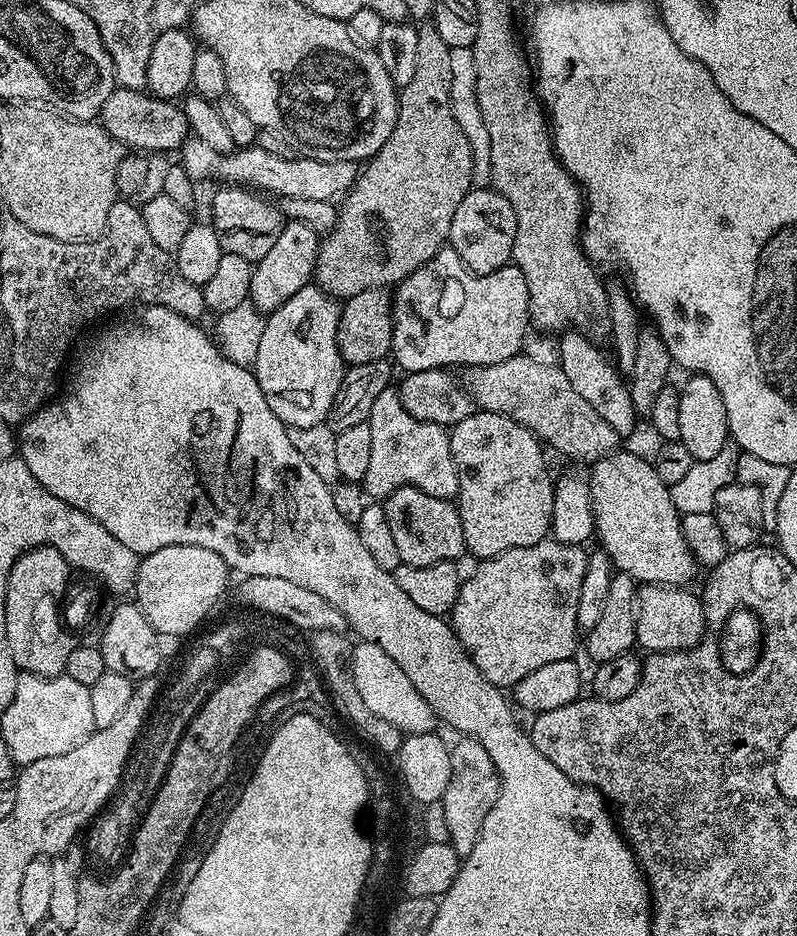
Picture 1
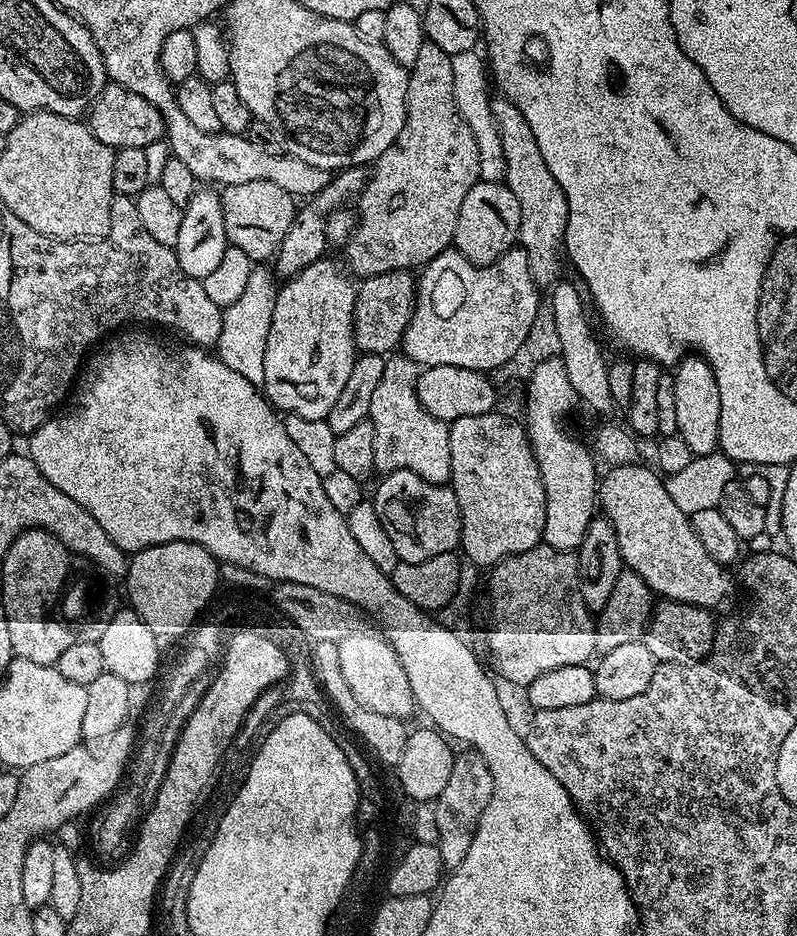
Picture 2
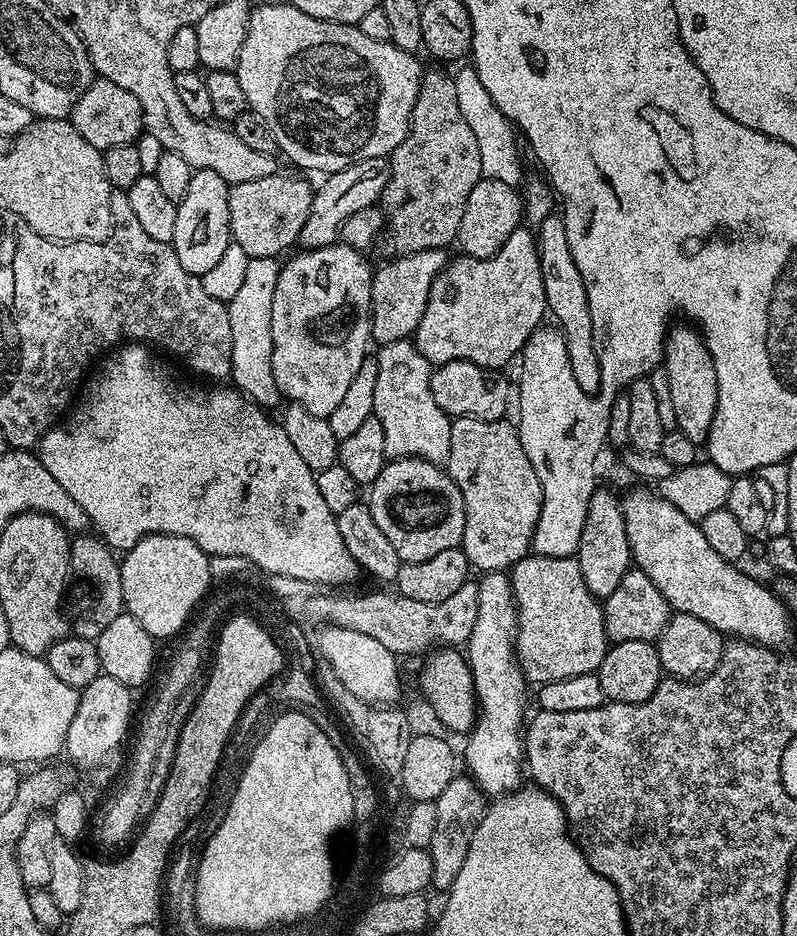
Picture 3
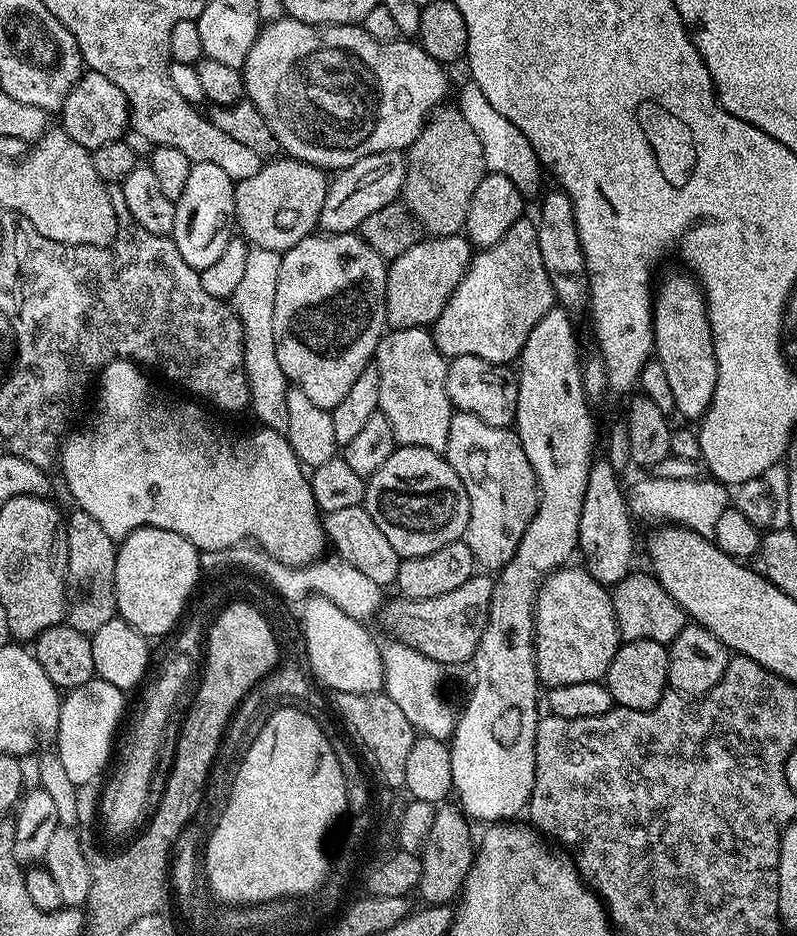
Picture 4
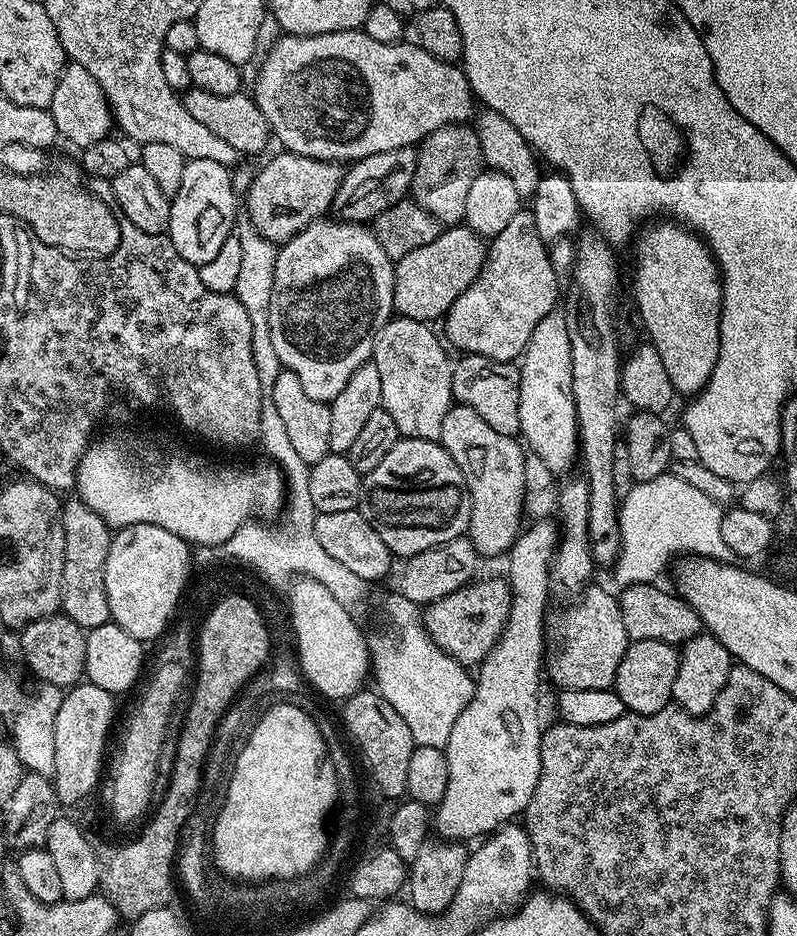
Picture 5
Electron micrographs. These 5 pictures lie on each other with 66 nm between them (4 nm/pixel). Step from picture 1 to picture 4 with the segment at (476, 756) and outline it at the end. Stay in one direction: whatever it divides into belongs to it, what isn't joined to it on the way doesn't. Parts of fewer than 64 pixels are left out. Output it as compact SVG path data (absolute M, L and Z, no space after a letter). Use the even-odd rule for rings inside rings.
M452 802L439 805L434 814L434 826L430 826L430 838L426 838L426 846L420 862L420 882L418 896L421 896L425 905L451 905L459 897L464 879L472 865L474 855L474 836L467 816Z

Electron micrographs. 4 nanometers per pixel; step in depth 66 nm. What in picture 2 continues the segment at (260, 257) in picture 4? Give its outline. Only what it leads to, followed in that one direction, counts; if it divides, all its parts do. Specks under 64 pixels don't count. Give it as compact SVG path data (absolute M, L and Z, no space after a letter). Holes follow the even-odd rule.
M264 264L255 265L246 282L245 293L223 309L222 332L216 345L216 356L222 363L237 371L251 384L261 385L265 378L263 367L266 339L269 338L270 321L273 318L274 302L276 301L277 287L273 271Z

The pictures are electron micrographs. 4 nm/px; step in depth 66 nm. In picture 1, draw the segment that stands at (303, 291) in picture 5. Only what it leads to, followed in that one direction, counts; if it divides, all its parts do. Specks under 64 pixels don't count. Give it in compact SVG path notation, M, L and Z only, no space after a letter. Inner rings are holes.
M308 283L278 310L267 313L254 371L266 403L289 428L318 426L328 419L330 406L342 386L346 365L338 350L341 305L315 283Z

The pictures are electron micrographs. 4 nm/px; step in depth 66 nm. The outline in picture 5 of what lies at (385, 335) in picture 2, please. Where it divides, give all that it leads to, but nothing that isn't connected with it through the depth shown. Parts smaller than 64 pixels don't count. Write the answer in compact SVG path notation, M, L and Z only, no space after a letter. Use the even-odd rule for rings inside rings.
M467 226L445 227L434 242L429 242L395 261L394 312L425 322L447 317L450 306L478 278L488 256L485 237Z

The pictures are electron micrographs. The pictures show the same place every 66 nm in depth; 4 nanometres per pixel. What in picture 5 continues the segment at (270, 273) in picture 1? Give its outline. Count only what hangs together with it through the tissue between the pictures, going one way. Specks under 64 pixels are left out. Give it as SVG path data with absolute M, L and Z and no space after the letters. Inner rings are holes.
M413 147L382 150L382 154L370 154L355 161L345 171L342 186L338 186L338 194L334 198L331 211L344 222L372 222L387 207L405 199L411 191L416 169L417 154Z

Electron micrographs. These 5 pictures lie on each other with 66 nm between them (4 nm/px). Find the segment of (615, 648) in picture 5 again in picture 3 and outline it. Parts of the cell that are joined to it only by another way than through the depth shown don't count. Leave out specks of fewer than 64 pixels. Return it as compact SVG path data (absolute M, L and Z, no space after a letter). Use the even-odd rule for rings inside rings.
M535 554L526 555L510 569L510 579L512 582L512 596L516 599L516 661L520 663L525 681L529 685L539 686L550 682L558 682L562 678L576 678L578 674L599 673L602 658L606 658L610 647L606 626L604 625L604 609L601 601L597 600L594 594L590 594L590 590L586 590L586 581L582 578L582 570L578 566L575 555L566 558L550 558Z

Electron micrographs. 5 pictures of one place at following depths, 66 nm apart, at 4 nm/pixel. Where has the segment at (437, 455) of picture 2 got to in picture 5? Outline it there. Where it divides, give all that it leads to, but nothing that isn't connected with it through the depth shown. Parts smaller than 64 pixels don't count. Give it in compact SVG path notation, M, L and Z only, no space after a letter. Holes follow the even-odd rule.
M396 316L388 321L388 325L378 333L374 342L371 363L378 366L378 375L382 381L380 403L386 410L386 414L390 414L390 418L394 418L394 423L398 426L401 437L404 438L439 441L442 434L442 422L454 403L452 399L454 360L453 357L448 357L449 349L446 347L445 341L441 339L438 332L438 337L436 337L436 332L432 328L435 327L423 320Z

